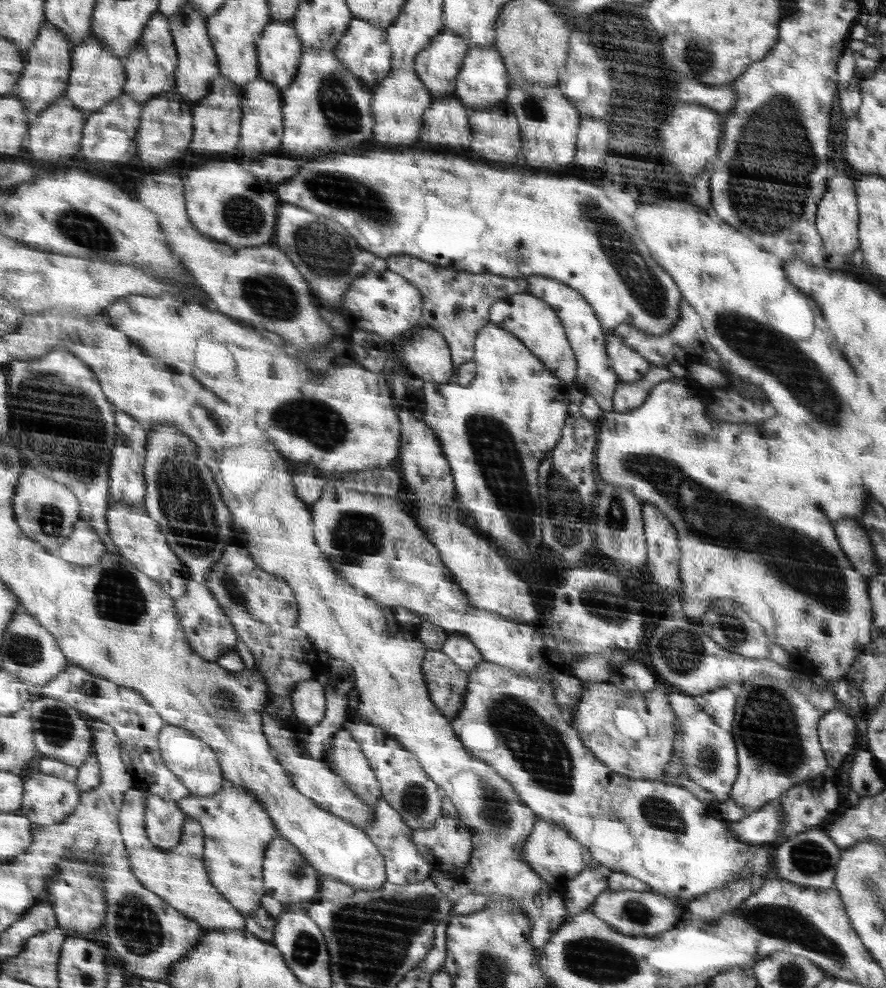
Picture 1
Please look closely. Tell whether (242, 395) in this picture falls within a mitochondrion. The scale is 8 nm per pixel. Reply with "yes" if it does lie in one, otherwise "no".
no

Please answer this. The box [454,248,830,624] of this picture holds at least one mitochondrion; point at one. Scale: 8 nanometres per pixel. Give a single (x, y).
(494, 447)

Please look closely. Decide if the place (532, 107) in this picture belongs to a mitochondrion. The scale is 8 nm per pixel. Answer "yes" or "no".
yes

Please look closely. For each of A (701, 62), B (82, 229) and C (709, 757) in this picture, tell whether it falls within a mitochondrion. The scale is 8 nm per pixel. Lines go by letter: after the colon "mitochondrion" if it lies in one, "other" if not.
A: mitochondrion
B: mitochondrion
C: mitochondrion

